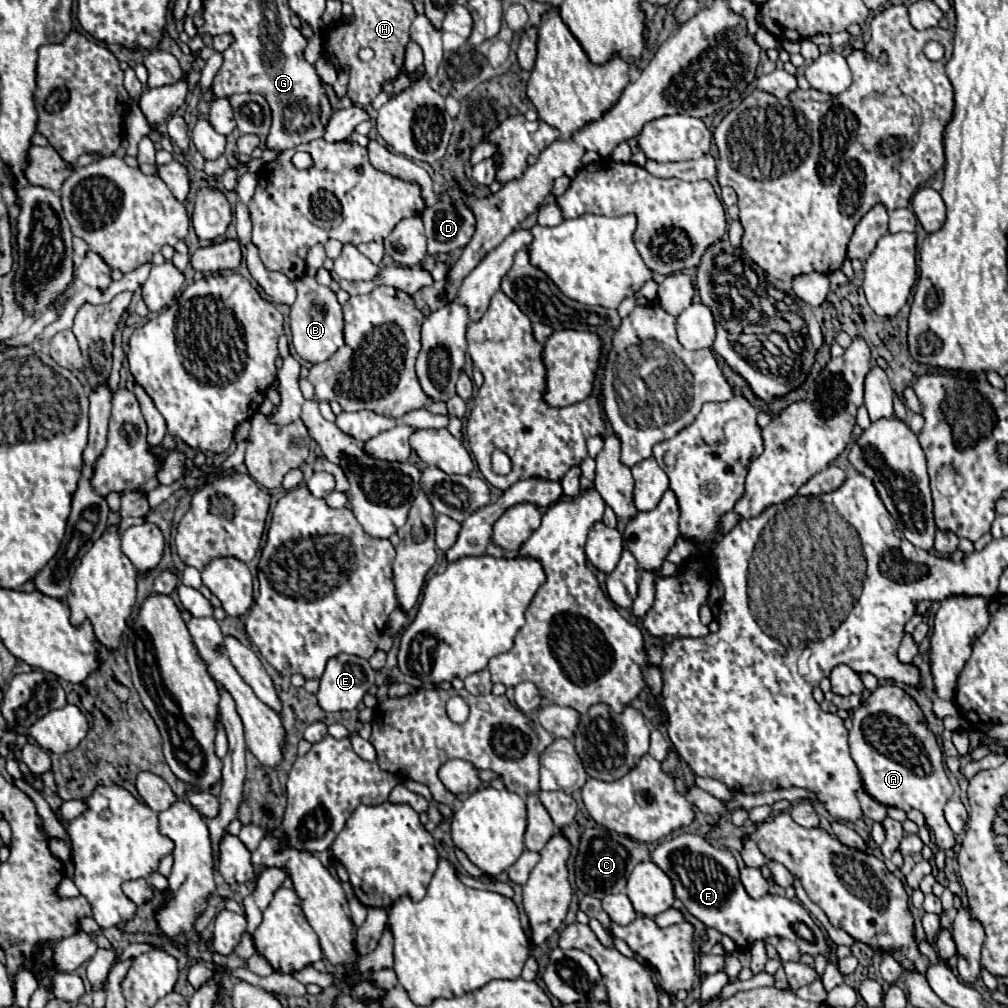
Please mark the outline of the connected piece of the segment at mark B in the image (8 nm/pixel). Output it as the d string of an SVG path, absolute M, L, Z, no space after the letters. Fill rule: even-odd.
M304 275L296 281L298 297L290 307L290 329L292 329L292 345L298 357L308 363L320 363L330 359L338 347L344 345L342 337L342 307L330 287L318 285L310 275Z

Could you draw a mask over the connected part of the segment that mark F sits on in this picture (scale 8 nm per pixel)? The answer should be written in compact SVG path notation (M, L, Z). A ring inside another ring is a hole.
M684 833L660 843L652 853L652 861L674 881L676 897L686 905L688 913L698 917L704 925L732 937L740 949L746 949L752 937L784 937L794 941L804 955L830 957L830 947L822 929L798 901L780 895L766 895L754 901L746 895L738 877L736 859L728 849L716 849L706 839Z

